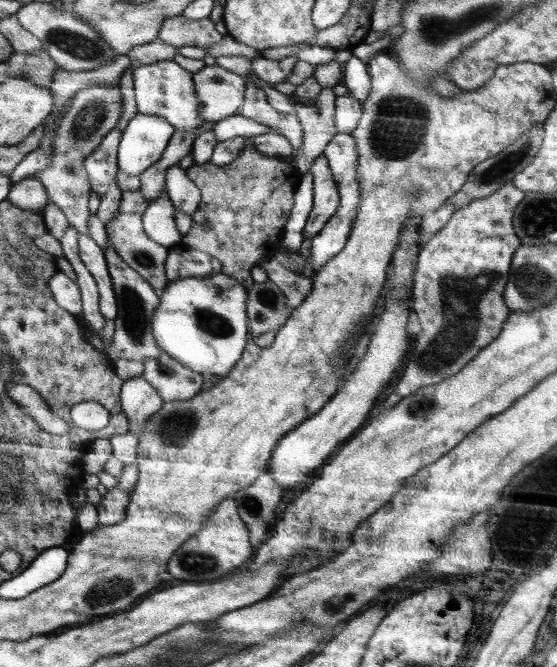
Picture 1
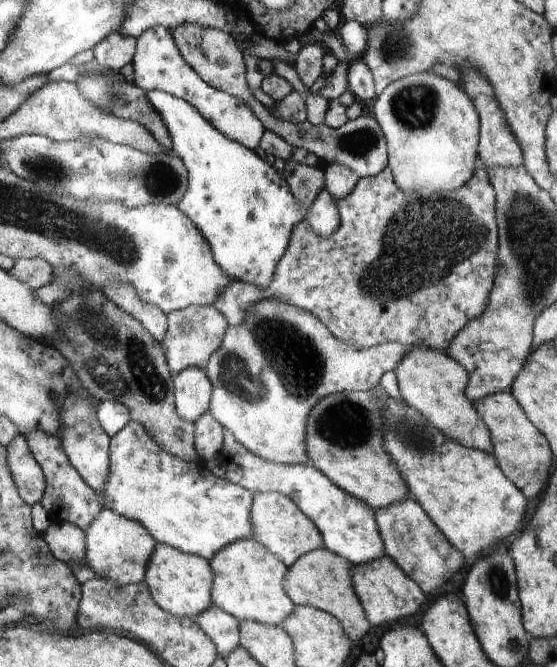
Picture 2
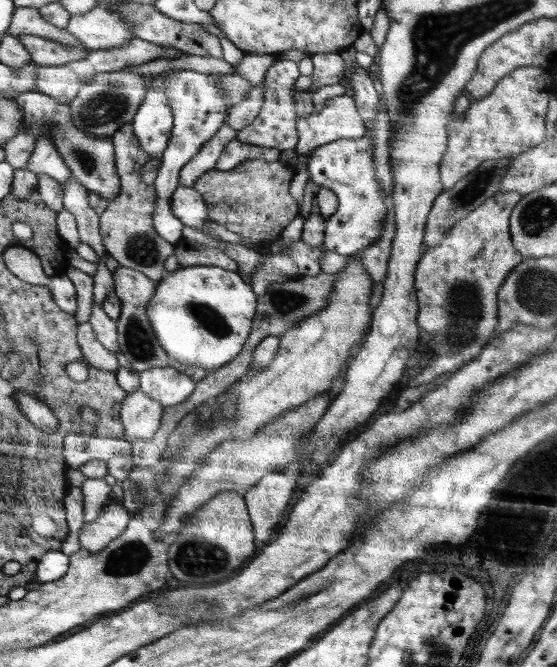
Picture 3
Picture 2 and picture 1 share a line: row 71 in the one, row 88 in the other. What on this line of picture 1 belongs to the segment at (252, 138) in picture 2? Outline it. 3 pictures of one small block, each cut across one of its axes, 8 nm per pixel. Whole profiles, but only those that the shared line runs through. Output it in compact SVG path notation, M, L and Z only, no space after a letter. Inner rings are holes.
M164 60L154 64L140 65L133 72L133 87L135 92L136 110L138 114L160 116L167 120L177 132L193 132L204 123L198 114L198 100L192 73L183 69L173 61Z

